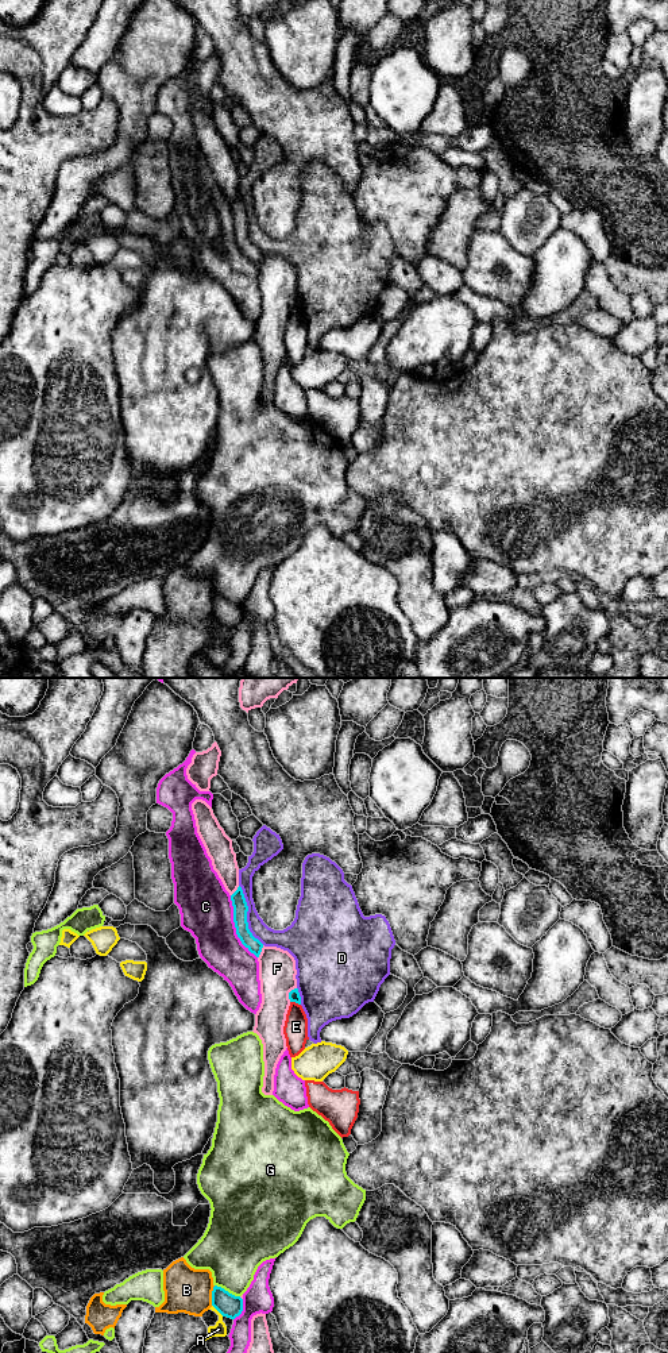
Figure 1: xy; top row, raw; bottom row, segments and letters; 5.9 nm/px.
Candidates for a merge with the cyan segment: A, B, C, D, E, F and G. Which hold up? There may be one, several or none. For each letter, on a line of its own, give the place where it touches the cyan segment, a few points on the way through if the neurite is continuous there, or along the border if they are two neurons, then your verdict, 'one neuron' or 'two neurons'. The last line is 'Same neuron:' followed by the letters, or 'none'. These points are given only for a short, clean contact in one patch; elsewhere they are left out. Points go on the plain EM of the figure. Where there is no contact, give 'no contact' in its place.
A: contact xy (217, 619); two neurons
B: contact xy (212, 604); two neurons
C: contact xy (235, 235); two neurons
D: contact xy (246, 224); two neurons
E: contact xy (296, 311); border xy (290, 309), (300, 313); two neurons
F: contact xy (289, 303); two neurons
G: contact xy (227, 600); two neurons
Same neuron: none

